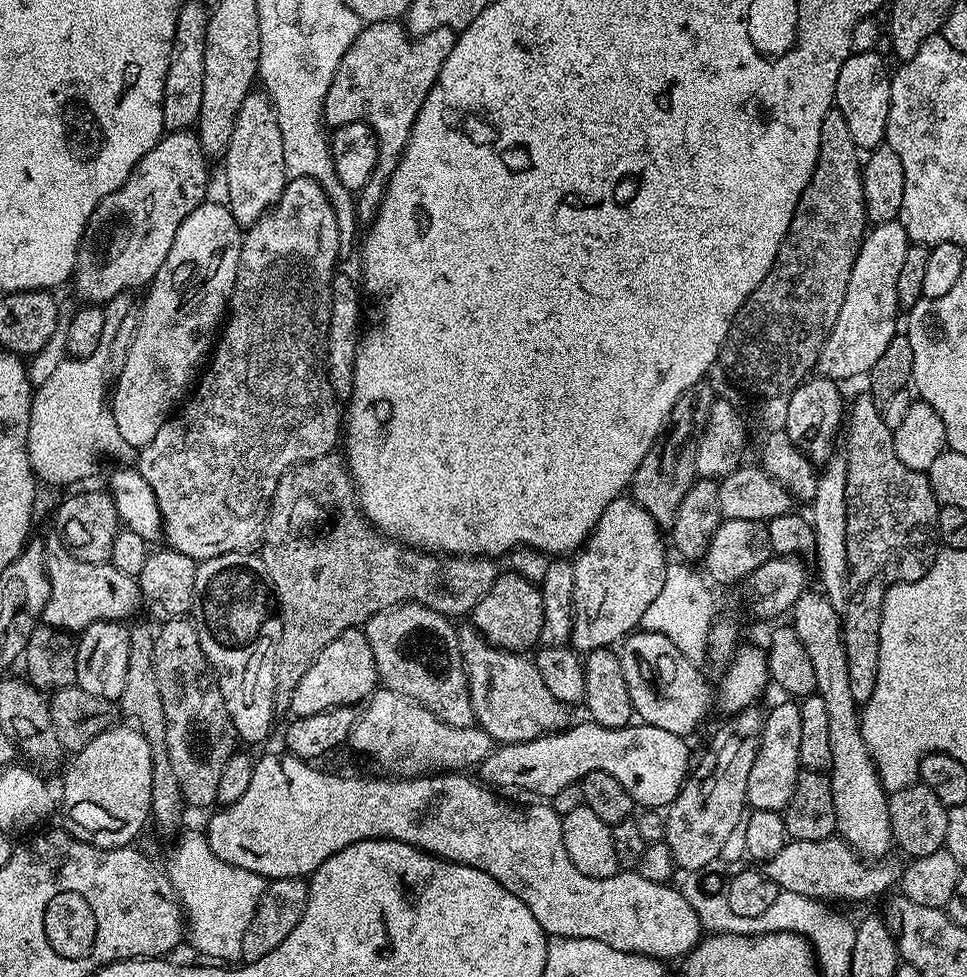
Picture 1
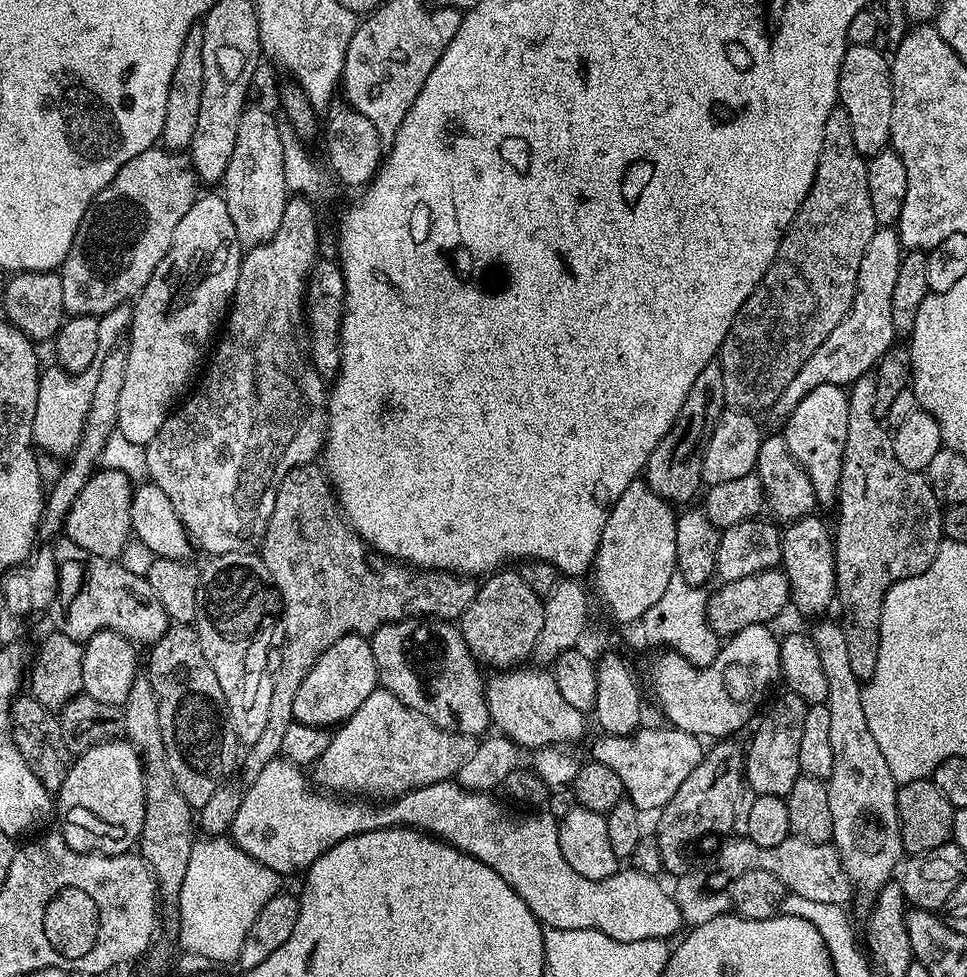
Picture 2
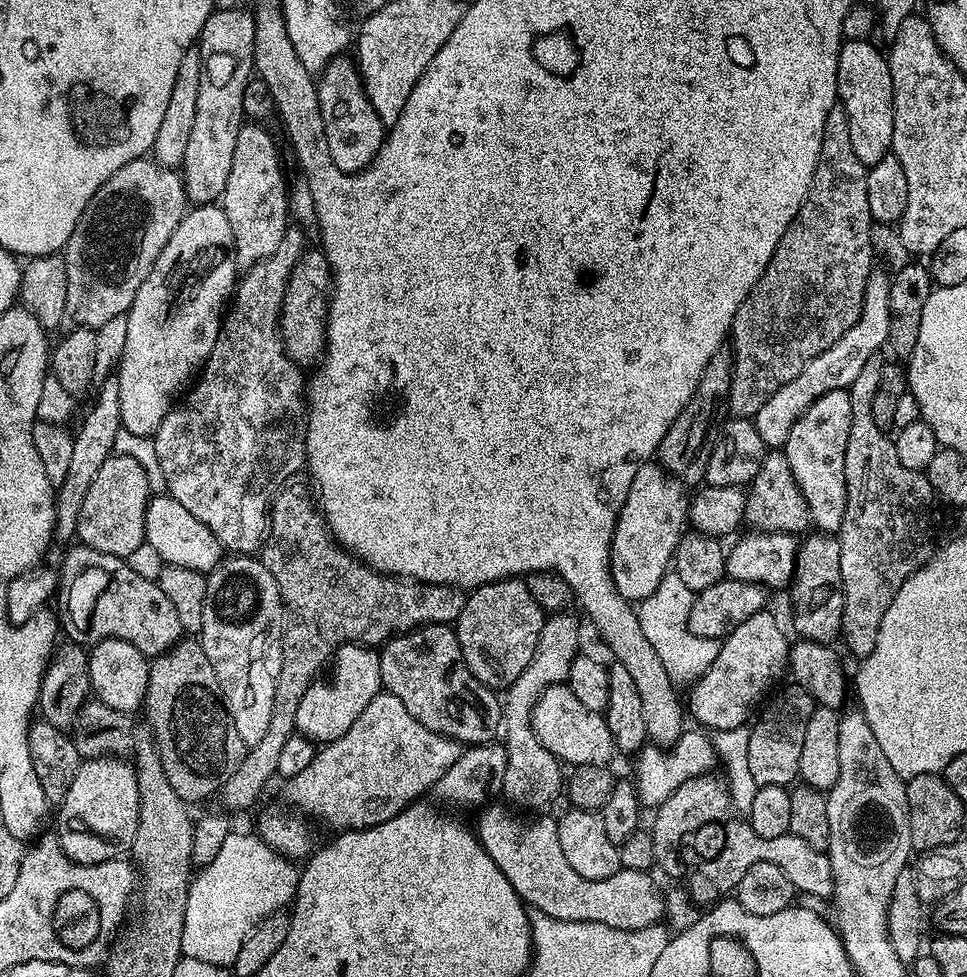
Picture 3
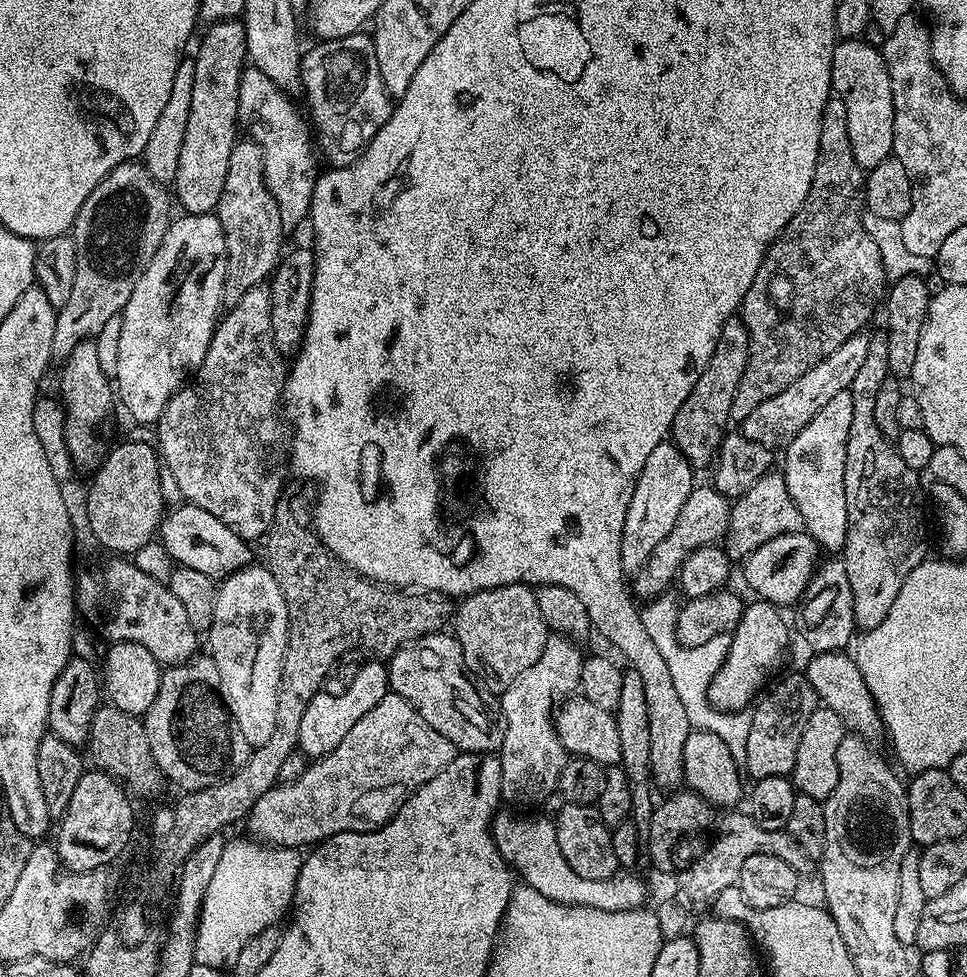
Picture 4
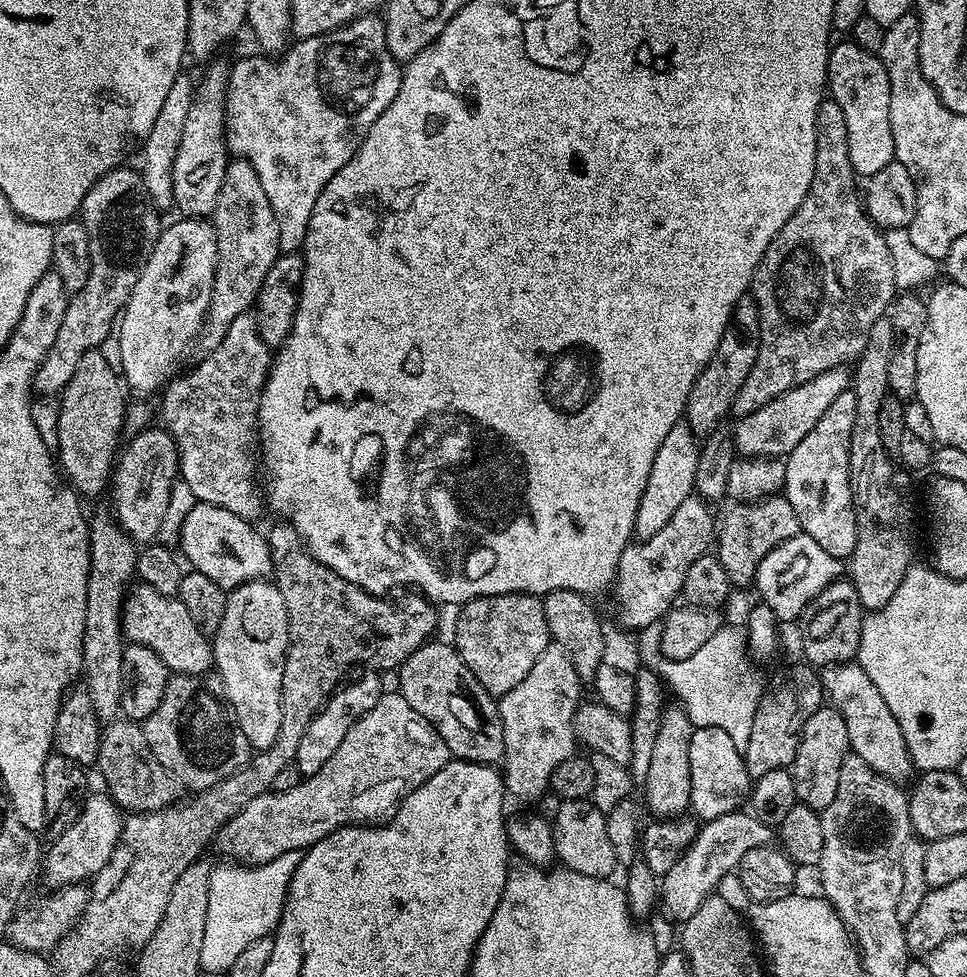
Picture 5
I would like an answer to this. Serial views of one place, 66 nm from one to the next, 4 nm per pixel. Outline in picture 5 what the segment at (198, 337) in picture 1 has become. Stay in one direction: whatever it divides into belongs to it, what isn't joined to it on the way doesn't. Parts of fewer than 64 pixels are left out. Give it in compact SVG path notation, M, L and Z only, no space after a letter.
M179 218L172 225L165 227L160 233L158 242L154 246L154 250L150 254L150 258L146 262L146 266L142 270L142 274L138 278L138 282L134 282L134 290L130 294L128 303L124 305L122 315L119 317L121 322L121 332L118 335L120 341L120 364L118 360L118 368L122 373L122 380L129 389L132 388L136 392L152 392L163 389L167 385L170 377L173 375L172 367L183 358L188 352L188 347L193 347L194 341L199 337L200 330L204 326L204 316L208 313L210 306L210 294L214 290L214 274L216 273L216 259L218 258L218 242L216 241L216 230L211 223L204 218Z

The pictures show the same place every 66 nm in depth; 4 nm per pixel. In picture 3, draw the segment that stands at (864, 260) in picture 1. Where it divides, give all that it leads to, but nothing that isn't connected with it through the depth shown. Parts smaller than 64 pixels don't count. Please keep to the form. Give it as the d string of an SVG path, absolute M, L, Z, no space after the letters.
M873 270L870 274L866 282L864 305L858 322L854 322L854 326L850 326L850 330L846 330L846 334L842 334L842 338L838 338L838 342L834 342L830 350L822 350L818 358L806 362L798 378L790 378L790 382L786 382L782 390L766 398L762 410L758 410L754 418L758 435L761 436L765 449L783 449L786 438L790 438L790 430L794 430L794 422L798 422L798 418L806 414L808 407L818 398L822 398L822 394L830 394L830 390L847 390L854 382L854 378L858 378L862 366L866 366L866 362L870 362L870 358L877 355L887 345L890 330L890 282L892 278L887 271L884 272Z

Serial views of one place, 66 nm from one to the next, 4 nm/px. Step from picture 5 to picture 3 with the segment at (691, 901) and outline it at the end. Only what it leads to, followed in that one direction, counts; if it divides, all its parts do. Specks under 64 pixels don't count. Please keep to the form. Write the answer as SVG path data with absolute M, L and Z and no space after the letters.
M740 818L727 821L724 836L724 845L717 850L716 856L709 858L705 864L700 864L691 872L686 880L689 896L697 906L711 906L717 900L727 897L736 889L738 882L742 882L742 874L754 866L754 862L774 862L774 866L782 866L786 870L786 878L801 893L808 896L831 897L834 878L830 870L830 858L827 851L819 852L810 846L810 842L802 842L802 838L791 834L782 838L762 838L754 834L748 823Z

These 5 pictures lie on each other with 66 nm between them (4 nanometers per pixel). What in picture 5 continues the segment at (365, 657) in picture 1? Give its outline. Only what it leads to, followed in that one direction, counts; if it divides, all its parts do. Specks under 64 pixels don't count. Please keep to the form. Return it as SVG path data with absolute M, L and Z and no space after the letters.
M368 670L365 673L365 676L360 676L357 680L349 679L343 687L333 692L327 702L314 714L310 726L306 726L306 734L302 734L295 762L301 777L318 774L318 770L322 770L322 766L326 766L328 759L334 755L334 750L338 750L342 738L346 738L346 730L350 730L350 726L354 726L354 722L358 722L362 714L374 710L381 696L385 695L386 687L384 688L383 682L380 681L381 673L376 670Z

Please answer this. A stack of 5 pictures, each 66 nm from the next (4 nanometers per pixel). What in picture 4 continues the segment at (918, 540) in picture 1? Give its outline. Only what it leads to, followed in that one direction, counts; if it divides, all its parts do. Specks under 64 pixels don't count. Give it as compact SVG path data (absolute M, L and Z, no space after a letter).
M887 335L868 336L866 362L858 370L850 389L854 398L854 419L850 438L846 438L846 514L848 533L842 549L846 578L854 598L854 622L857 629L877 628L890 614L902 582L929 555L928 532L924 529L924 500L920 497L917 469L906 466L893 441L887 440L874 422L874 401L882 382L890 378L890 350Z

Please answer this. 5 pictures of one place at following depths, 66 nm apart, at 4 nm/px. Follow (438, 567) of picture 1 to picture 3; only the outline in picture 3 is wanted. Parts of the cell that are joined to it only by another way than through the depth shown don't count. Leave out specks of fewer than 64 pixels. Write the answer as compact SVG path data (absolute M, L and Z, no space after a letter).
M296 483L285 484L276 493L270 509L266 539L258 552L266 570L274 574L274 582L278 582L280 596L284 599L286 623L284 641L280 647L280 669L278 682L274 686L274 710L270 714L270 727L257 744L251 745L245 751L242 762L238 762L238 770L234 770L230 778L226 778L218 793L218 800L225 804L221 805L233 813L250 807L259 798L264 787L274 780L282 745L285 744L286 738L290 738L296 732L298 702L302 702L302 694L306 694L312 681L321 675L322 669L331 661L341 644L380 646L394 636L402 636L414 628L423 628L425 624L455 625L456 619L462 614L462 606L466 599L465 589L455 588L449 584L421 584L407 578L390 576L365 564L359 556L353 556L347 548L341 548L328 528L328 521L318 507L313 493L311 496L306 485Z

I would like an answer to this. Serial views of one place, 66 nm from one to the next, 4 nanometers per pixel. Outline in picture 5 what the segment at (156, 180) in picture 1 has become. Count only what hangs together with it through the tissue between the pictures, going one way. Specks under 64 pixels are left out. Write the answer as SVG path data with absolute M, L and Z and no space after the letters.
M135 167L112 168L94 182L80 204L79 219L88 229L92 265L86 278L86 286L78 290L68 301L66 318L58 329L54 346L44 355L38 366L32 387L37 393L55 397L74 378L74 369L82 354L100 348L104 339L112 336L112 323L123 313L134 290L134 282L142 274L162 231L161 213L152 205L148 191Z

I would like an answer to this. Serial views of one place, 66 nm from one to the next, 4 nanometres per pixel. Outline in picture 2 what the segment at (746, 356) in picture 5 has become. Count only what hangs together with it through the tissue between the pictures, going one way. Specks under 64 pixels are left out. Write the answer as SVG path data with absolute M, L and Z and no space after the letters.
M713 362L704 367L698 378L694 378L694 386L690 386L690 394L686 394L682 410L678 410L670 430L664 435L662 442L654 446L648 463L644 465L642 479L650 486L650 490L654 490L654 494L658 494L673 506L684 506L695 501L692 499L695 498L696 491L698 496L702 488L704 443L710 438L714 426L725 410L722 370L719 363Z

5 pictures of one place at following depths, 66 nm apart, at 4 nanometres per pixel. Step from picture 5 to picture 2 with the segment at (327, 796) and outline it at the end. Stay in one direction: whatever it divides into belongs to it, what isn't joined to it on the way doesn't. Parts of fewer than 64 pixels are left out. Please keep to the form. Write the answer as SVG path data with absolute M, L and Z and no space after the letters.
M377 686L370 694L370 698L366 698L366 702L362 702L362 706L354 710L351 718L332 732L332 741L330 746L326 746L326 754L322 754L322 758L318 758L314 766L317 780L315 783L332 794L387 802L403 792L409 792L412 788L420 788L423 784L459 777L462 766L466 766L467 760L474 755L477 743L475 736L458 734L434 726L430 718L418 714L410 706L394 698L394 694Z

